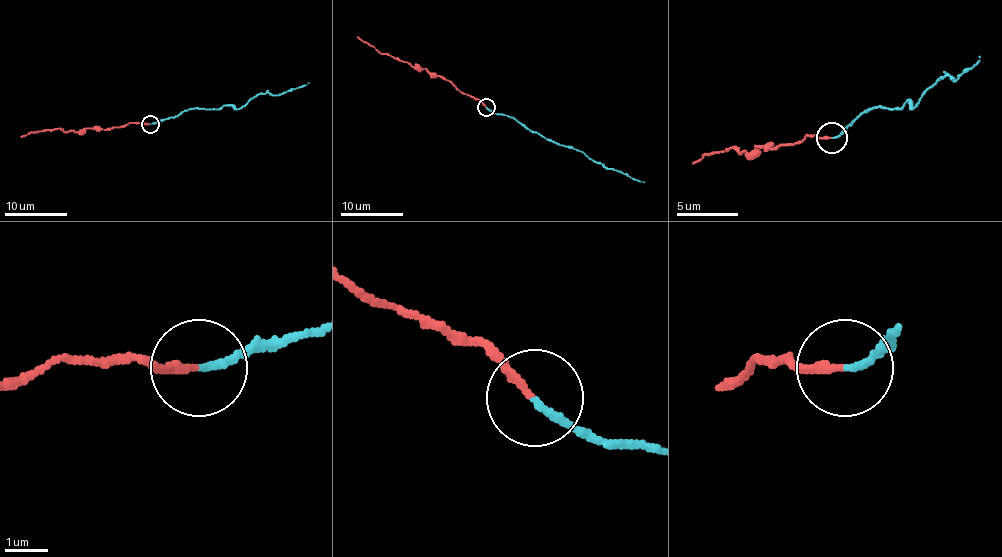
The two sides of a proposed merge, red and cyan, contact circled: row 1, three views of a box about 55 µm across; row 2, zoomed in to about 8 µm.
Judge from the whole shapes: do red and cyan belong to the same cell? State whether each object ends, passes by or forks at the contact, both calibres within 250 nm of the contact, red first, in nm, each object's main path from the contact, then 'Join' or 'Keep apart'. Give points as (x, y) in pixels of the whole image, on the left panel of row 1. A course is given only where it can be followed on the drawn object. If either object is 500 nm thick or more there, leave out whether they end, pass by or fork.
At the ring red ends. At the ring cyan ends. Thickness 180 nm (red) against 160 nm. Course of red: (150, 124), (130, 122), (119, 127), (75, 132), (45, 129), (20, 137). Course of cyan: (150, 124), (192, 108), (220, 108), (224, 105), (239, 108), (258, 94), (283, 94), (308, 82). Keep apart

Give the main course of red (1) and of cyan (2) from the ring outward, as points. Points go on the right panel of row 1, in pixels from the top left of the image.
1: (833, 138), (805, 135), (792, 144), (755, 147), (749, 154), (727, 147), (693, 163)
2: (833, 138), (864, 110), (901, 107), (907, 101), (913, 107), (938, 79), (950, 76), (957, 79), (978, 55)

